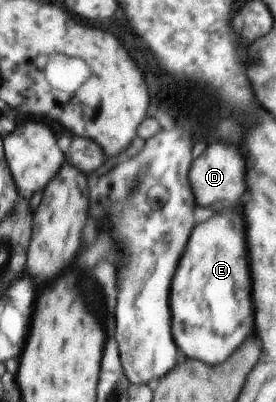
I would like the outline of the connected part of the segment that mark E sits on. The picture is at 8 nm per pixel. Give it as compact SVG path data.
M234 210L214 214L192 230L188 254L172 276L170 292L171 330L176 330L175 345L186 358L208 364L224 362L252 334L254 312L244 244L242 218Z

